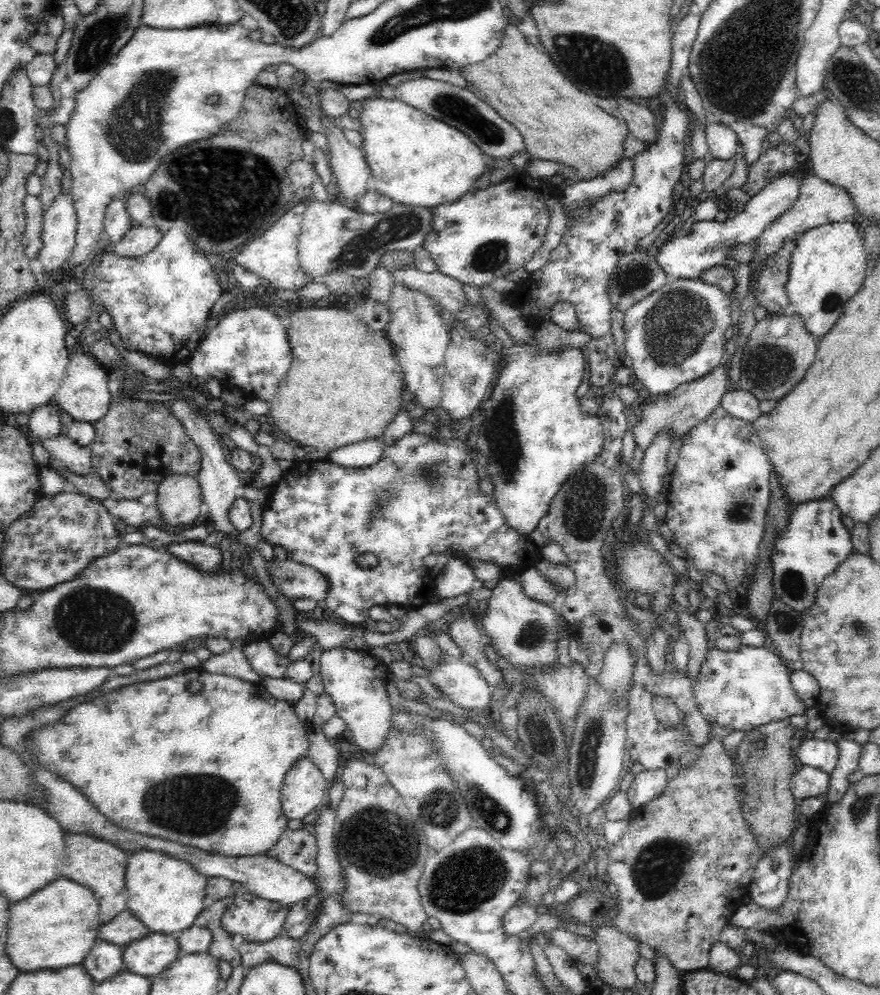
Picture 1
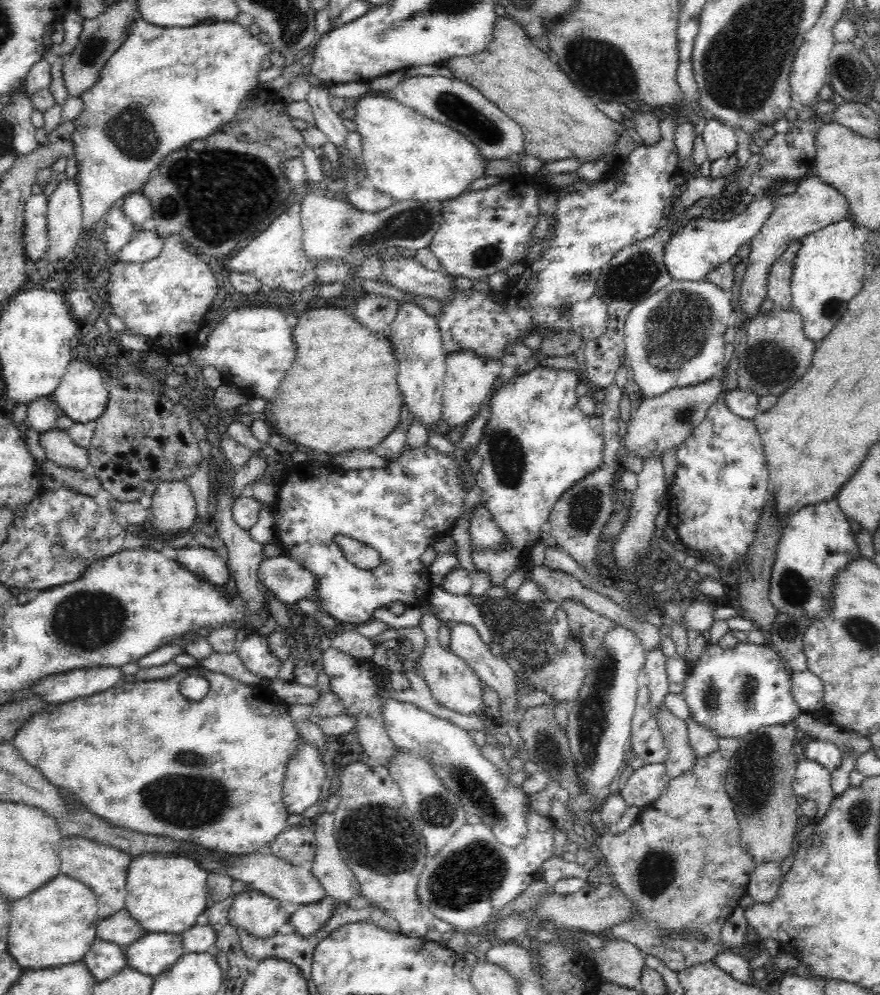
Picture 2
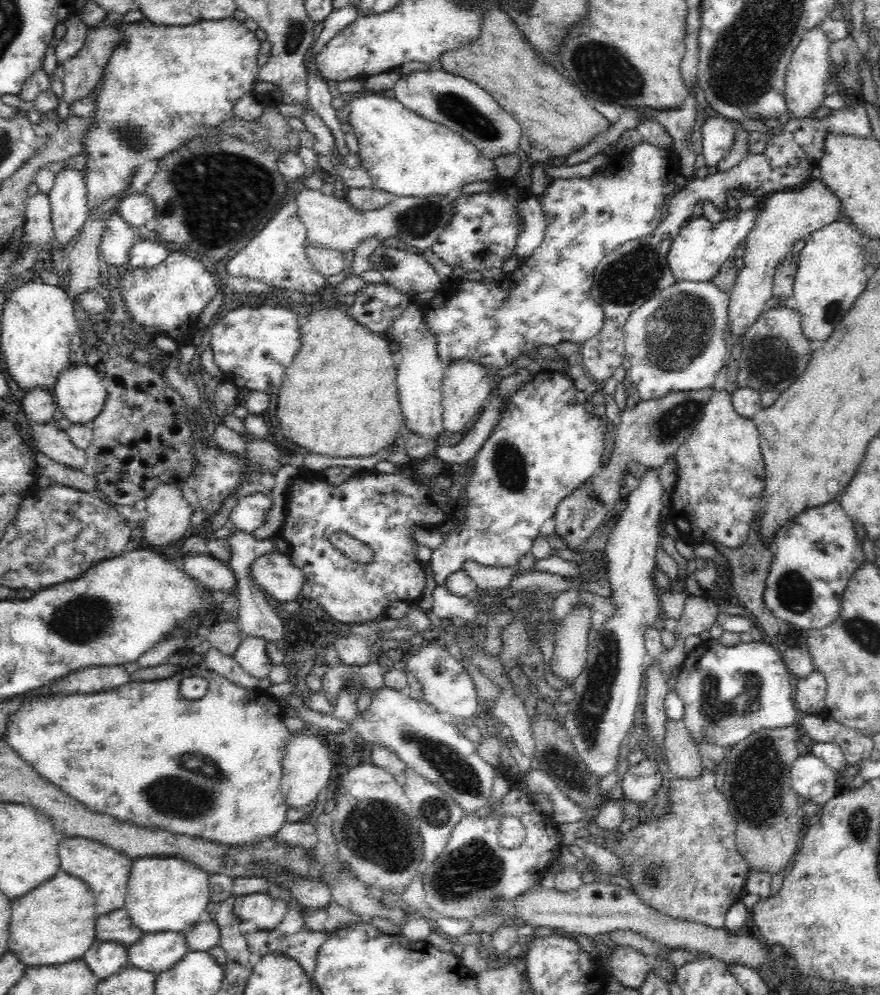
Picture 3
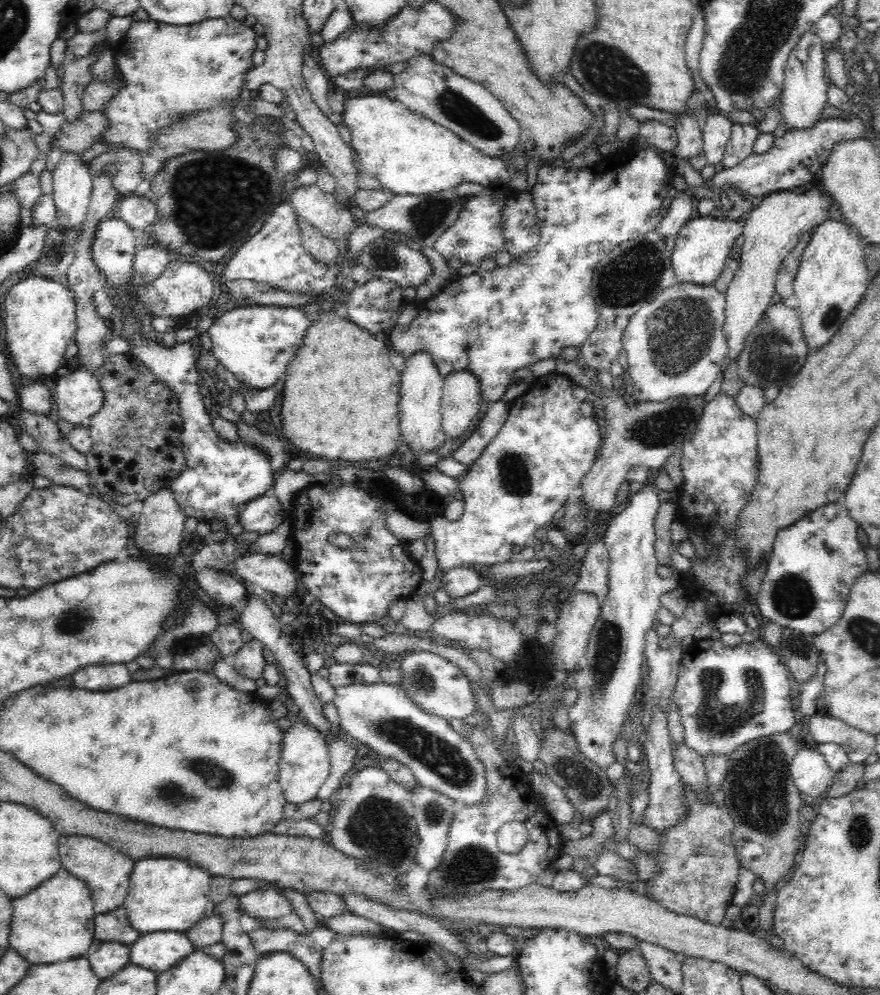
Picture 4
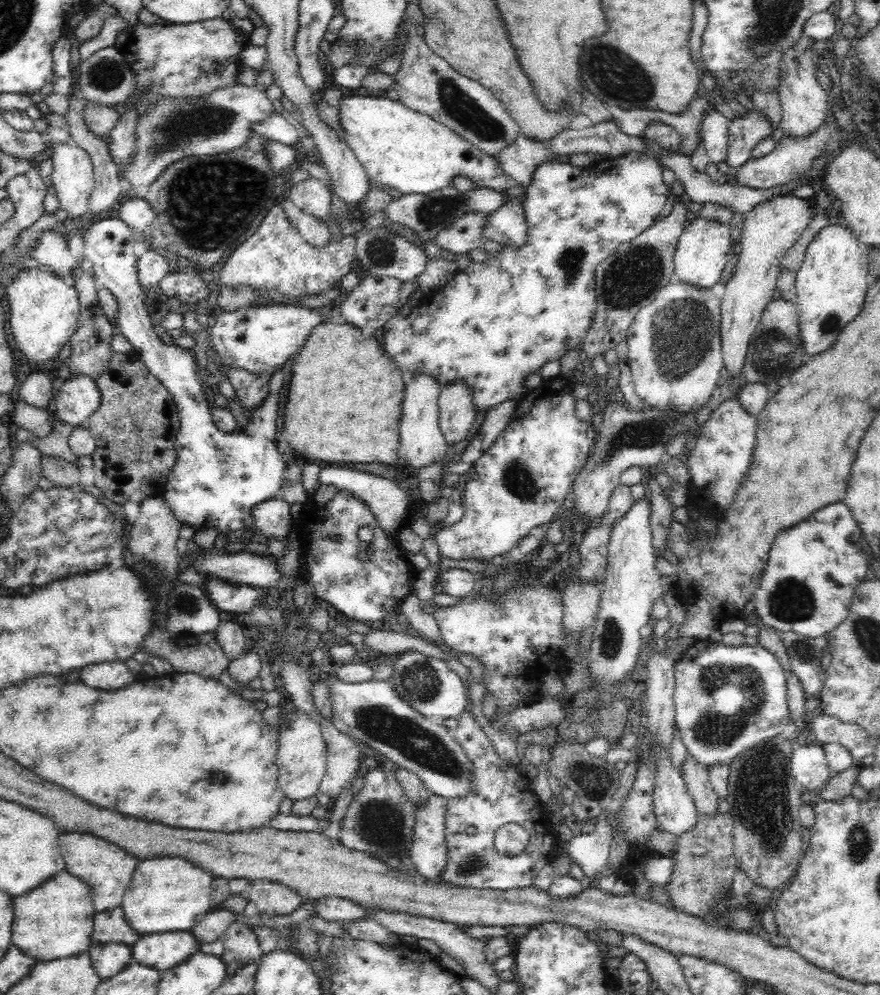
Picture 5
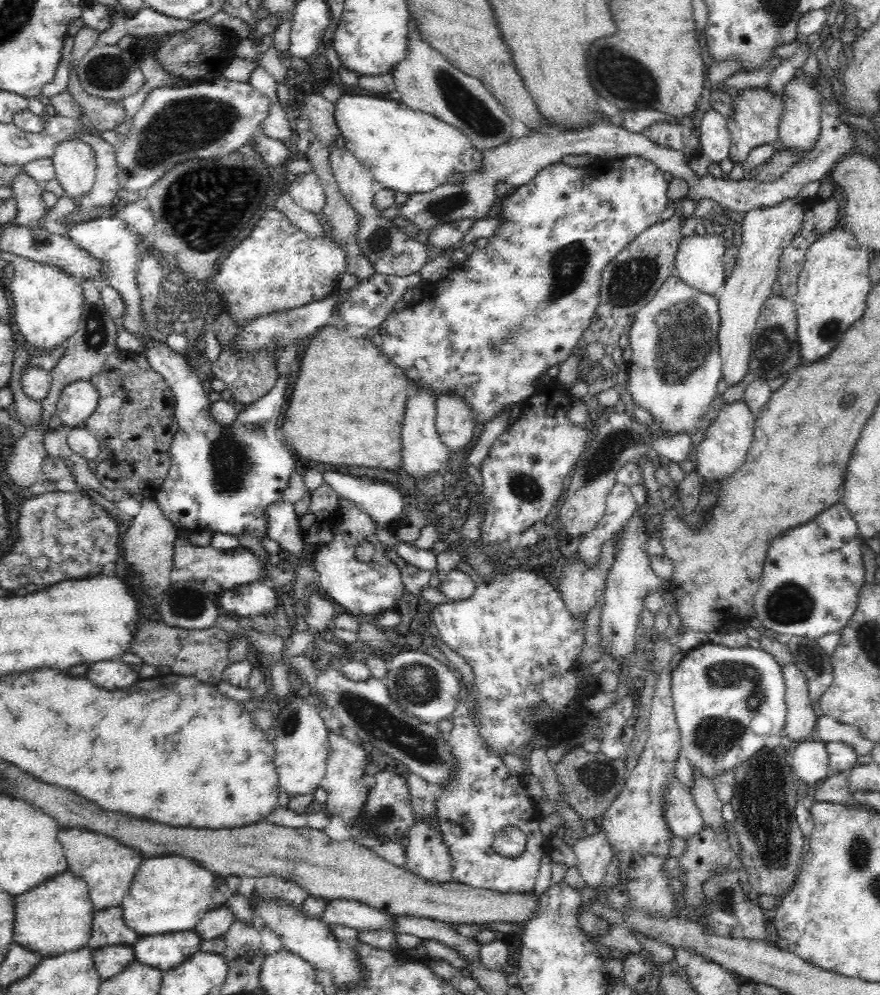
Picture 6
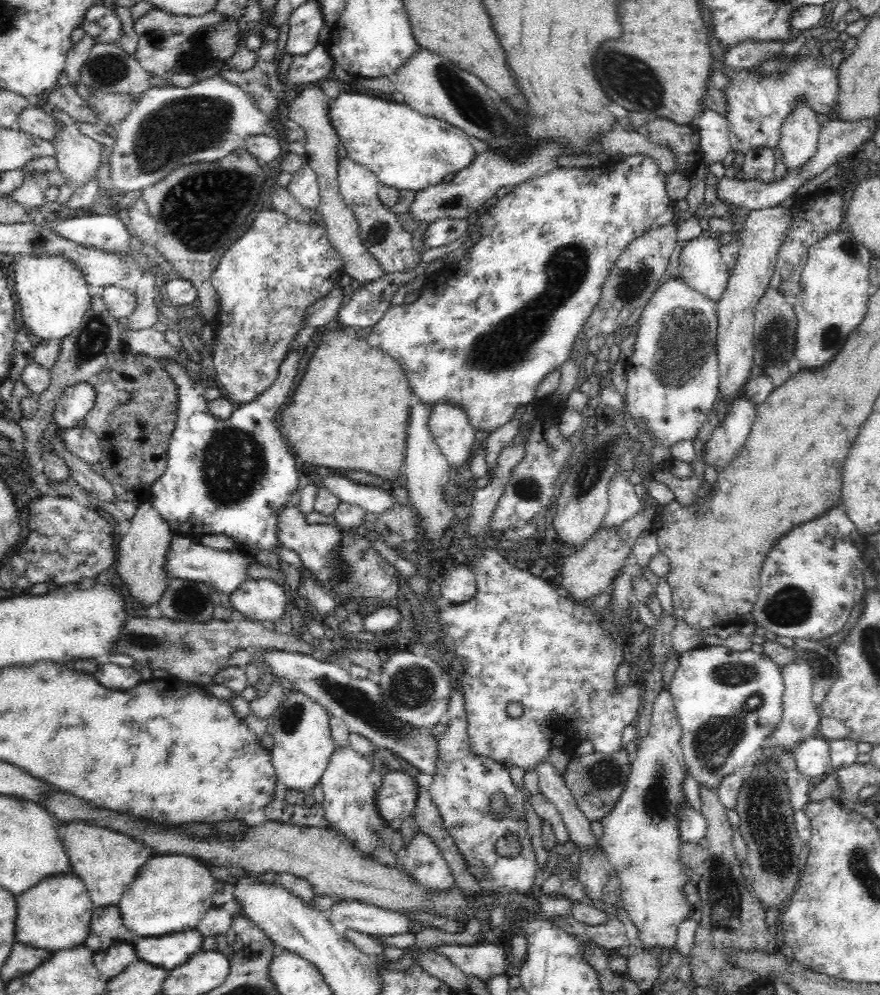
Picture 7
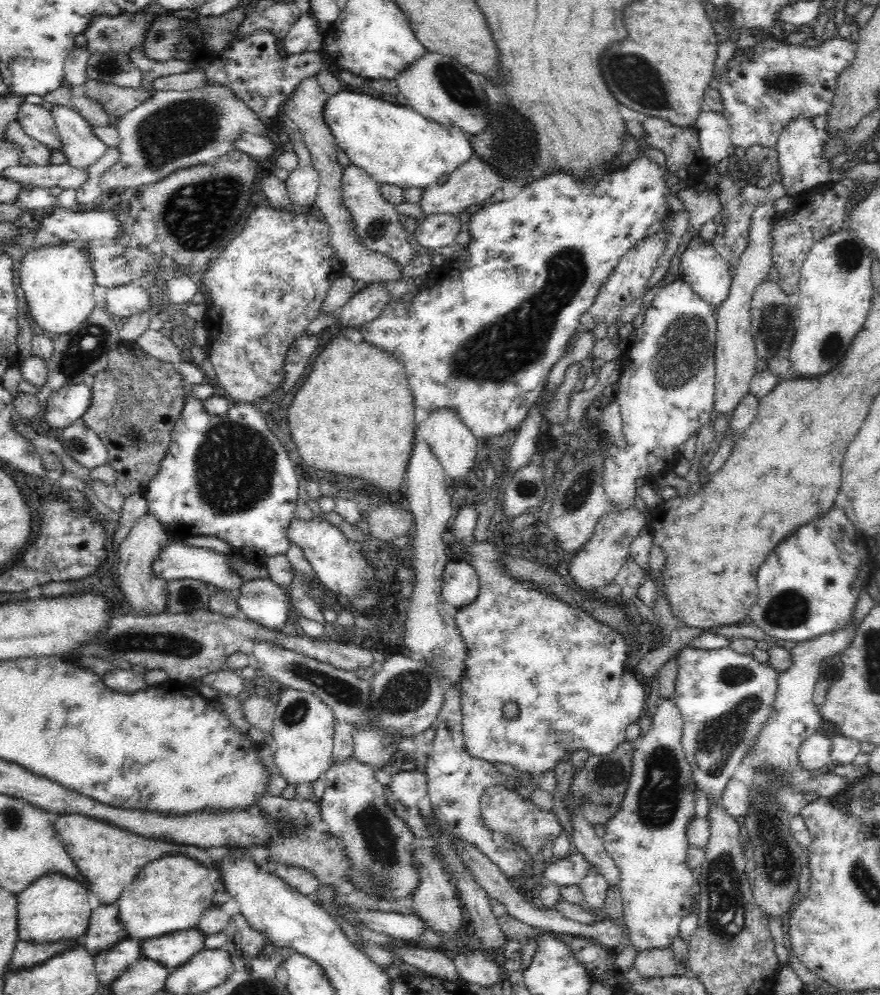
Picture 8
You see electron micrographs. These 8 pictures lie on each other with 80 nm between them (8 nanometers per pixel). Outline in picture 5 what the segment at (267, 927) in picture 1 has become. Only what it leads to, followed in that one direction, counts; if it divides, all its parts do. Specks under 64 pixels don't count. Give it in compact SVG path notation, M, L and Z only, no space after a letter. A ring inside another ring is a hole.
M253 880L248 896L244 898L252 903L259 914L282 916L290 914L301 905L301 896L284 884L265 880Z

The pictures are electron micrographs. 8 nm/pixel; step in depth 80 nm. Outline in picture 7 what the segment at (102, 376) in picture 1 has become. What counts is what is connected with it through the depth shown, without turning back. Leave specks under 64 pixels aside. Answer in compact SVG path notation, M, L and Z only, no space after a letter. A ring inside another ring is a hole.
M83 381L64 389L53 410L53 427L74 428L84 423L85 416L96 402L94 383Z

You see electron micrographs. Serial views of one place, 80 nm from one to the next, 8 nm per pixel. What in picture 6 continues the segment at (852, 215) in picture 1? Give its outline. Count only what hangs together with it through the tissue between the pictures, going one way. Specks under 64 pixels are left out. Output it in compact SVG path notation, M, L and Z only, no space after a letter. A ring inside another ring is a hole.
M790 198L774 206L755 208L745 212L742 221L742 241L731 275L725 279L724 292L719 298L721 319L718 344L722 362L721 374L732 386L742 381L748 373L752 334L758 325L762 305L772 295L772 286L779 274L779 260L783 250L802 228L804 202Z

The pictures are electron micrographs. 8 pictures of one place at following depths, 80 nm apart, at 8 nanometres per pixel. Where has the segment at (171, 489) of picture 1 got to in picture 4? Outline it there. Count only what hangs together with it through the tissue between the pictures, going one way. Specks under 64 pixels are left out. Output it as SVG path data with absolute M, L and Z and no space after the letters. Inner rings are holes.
M160 488L147 499L143 500L144 506L138 518L134 540L136 546L150 552L150 554L160 554L160 556L176 556L180 552L183 539L186 538L184 522L188 516L180 508L178 501L174 498L170 488Z

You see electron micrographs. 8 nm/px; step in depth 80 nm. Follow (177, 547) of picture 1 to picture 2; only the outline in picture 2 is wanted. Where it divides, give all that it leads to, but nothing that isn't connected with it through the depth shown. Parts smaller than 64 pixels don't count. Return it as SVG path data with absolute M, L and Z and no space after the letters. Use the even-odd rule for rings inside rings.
M183 546L172 548L176 560L197 577L212 584L228 582L227 561L223 560L210 547Z

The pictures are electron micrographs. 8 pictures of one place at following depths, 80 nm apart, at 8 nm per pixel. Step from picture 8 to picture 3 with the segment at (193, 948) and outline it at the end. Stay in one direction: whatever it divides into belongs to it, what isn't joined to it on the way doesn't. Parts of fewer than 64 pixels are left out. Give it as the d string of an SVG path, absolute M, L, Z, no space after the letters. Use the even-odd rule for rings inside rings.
M145 933L134 944L127 946L130 966L159 975L170 970L188 952L182 933Z

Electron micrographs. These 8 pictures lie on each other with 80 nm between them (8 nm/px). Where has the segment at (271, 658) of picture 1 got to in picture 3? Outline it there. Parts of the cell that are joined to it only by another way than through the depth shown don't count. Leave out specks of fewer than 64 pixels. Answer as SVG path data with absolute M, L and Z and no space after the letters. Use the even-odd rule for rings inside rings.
M242 636L238 648L235 650L236 662L245 669L248 674L256 678L269 676L271 668L270 657L266 654L266 641L258 636Z

